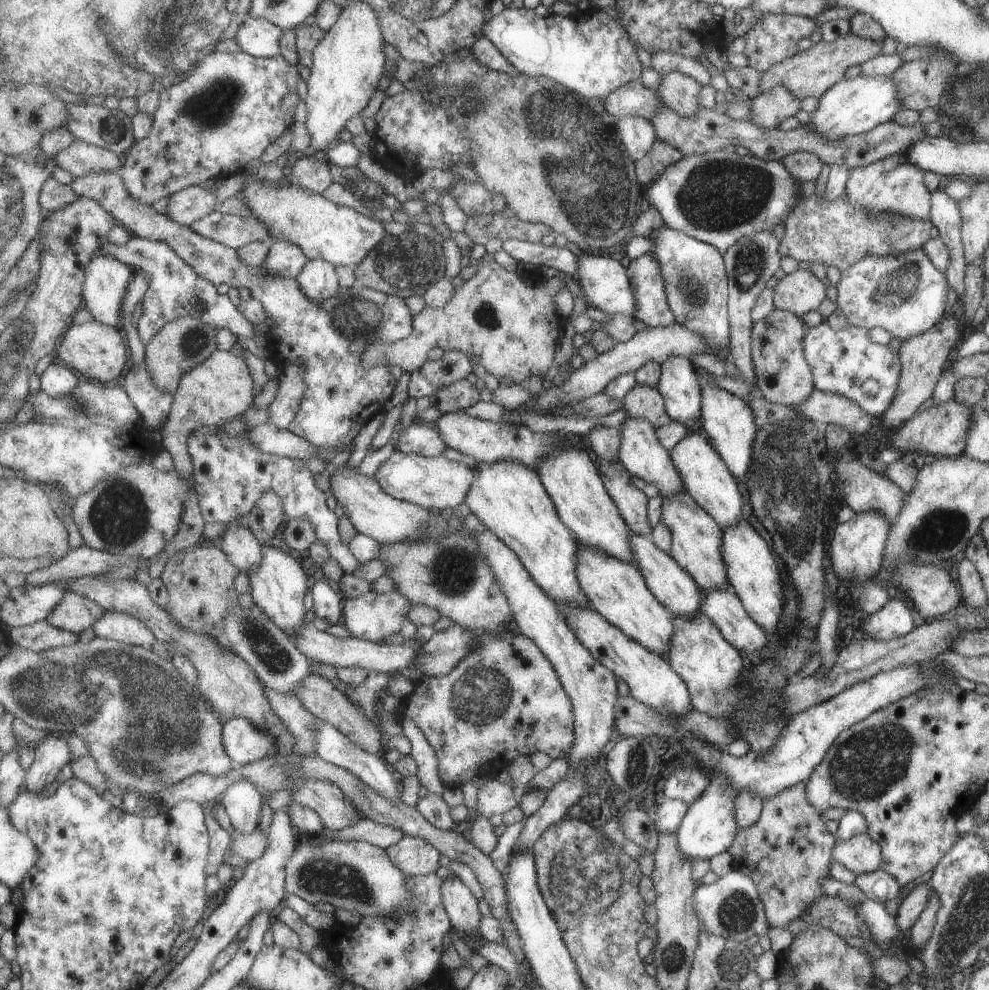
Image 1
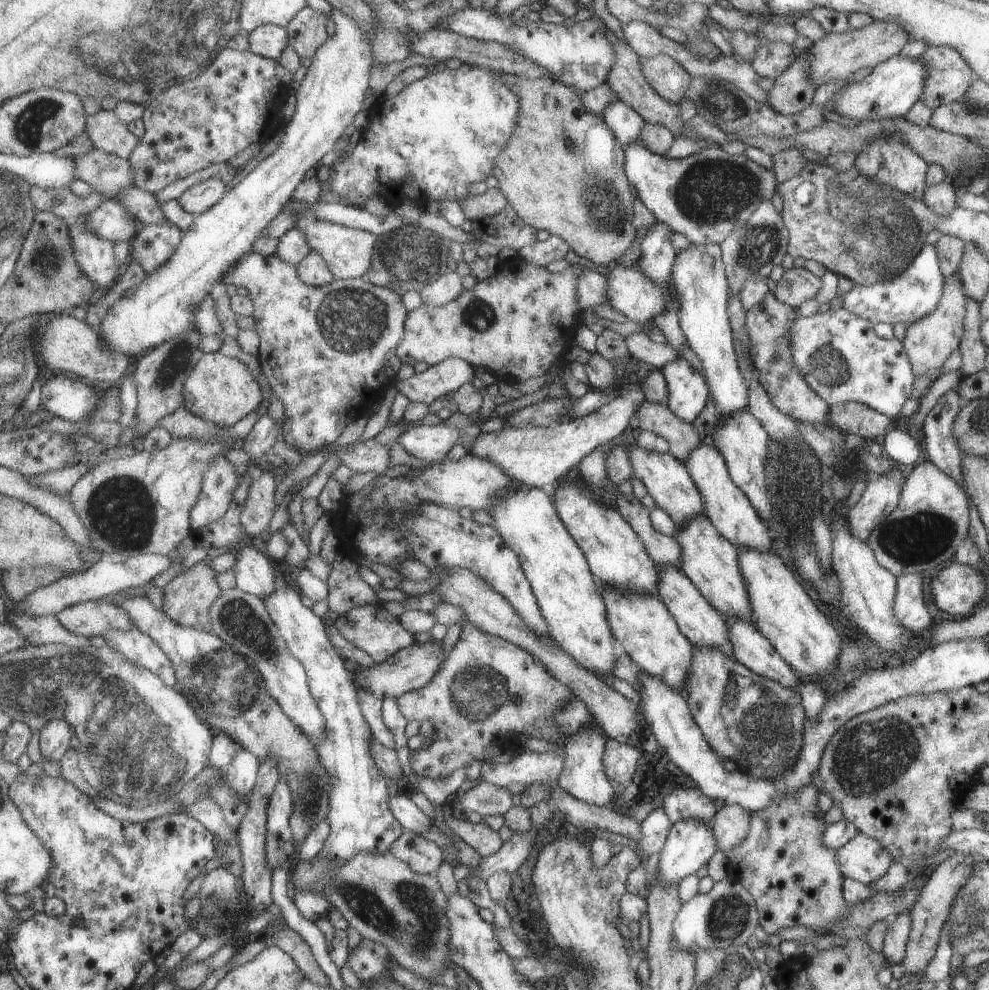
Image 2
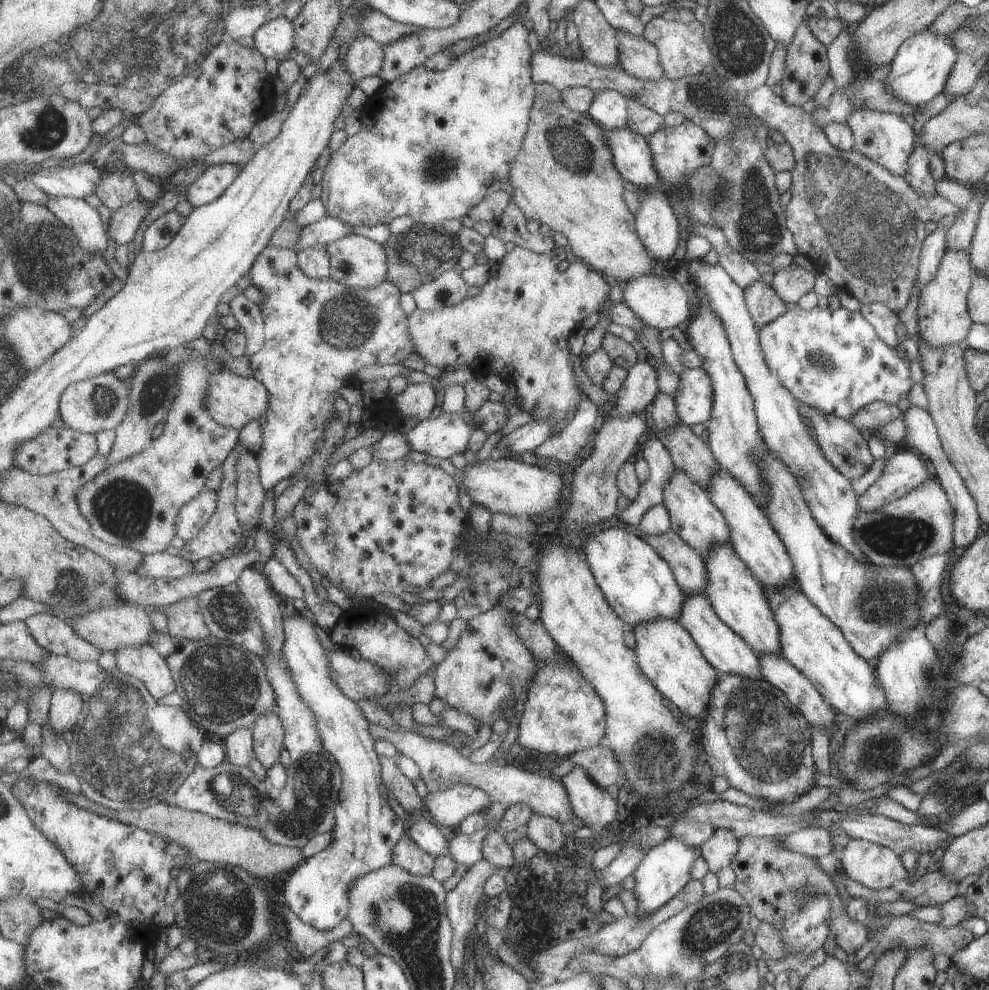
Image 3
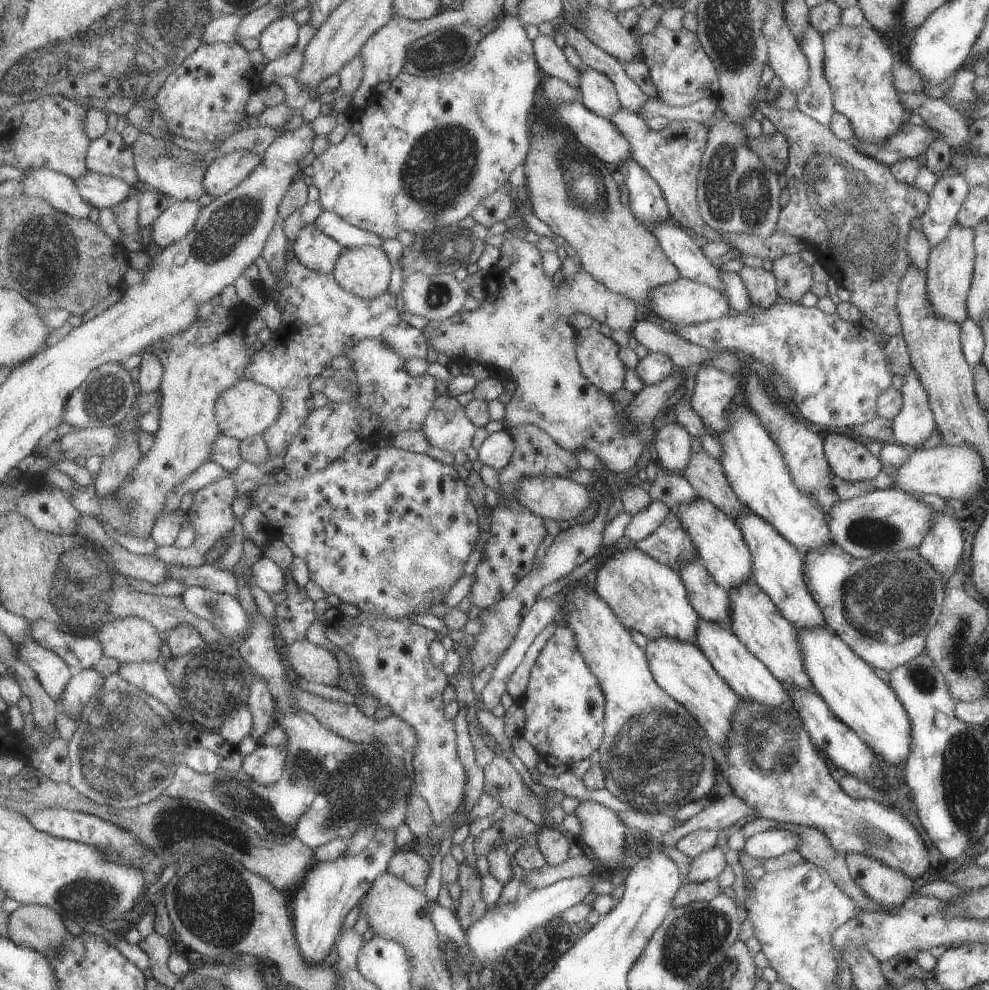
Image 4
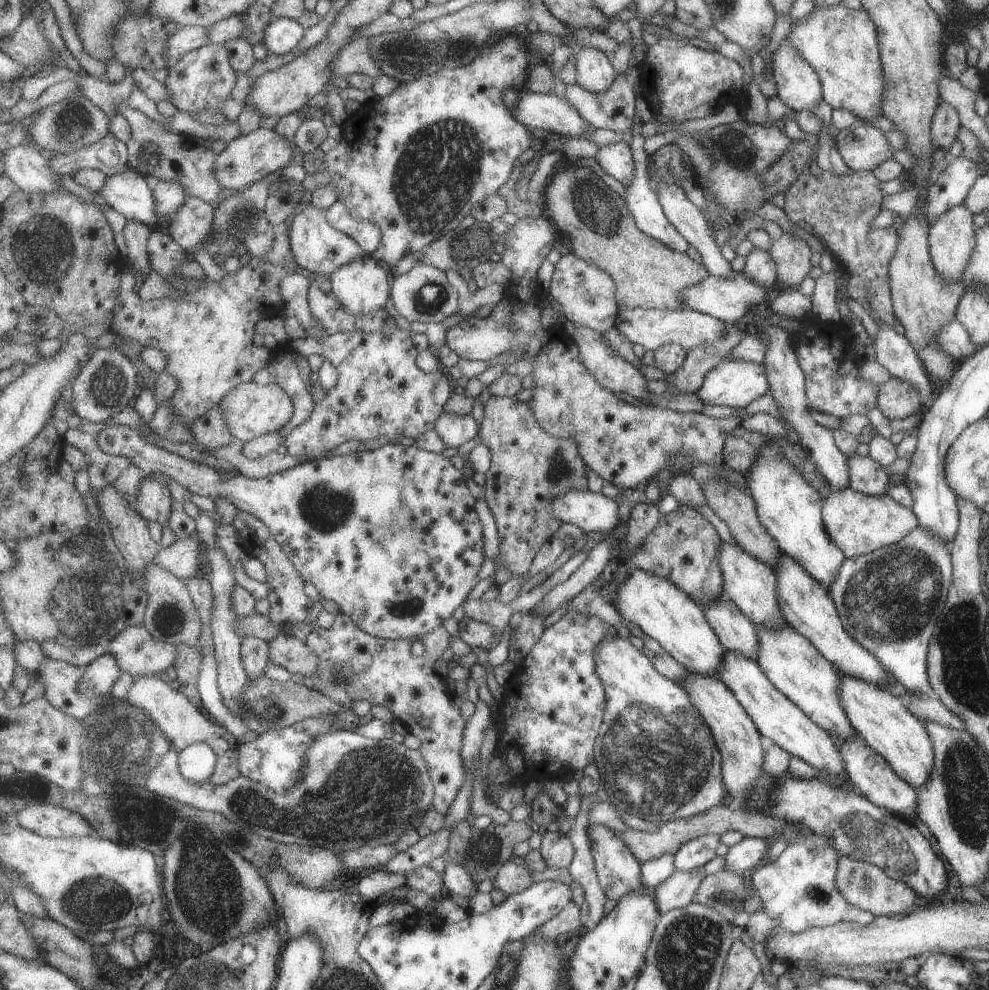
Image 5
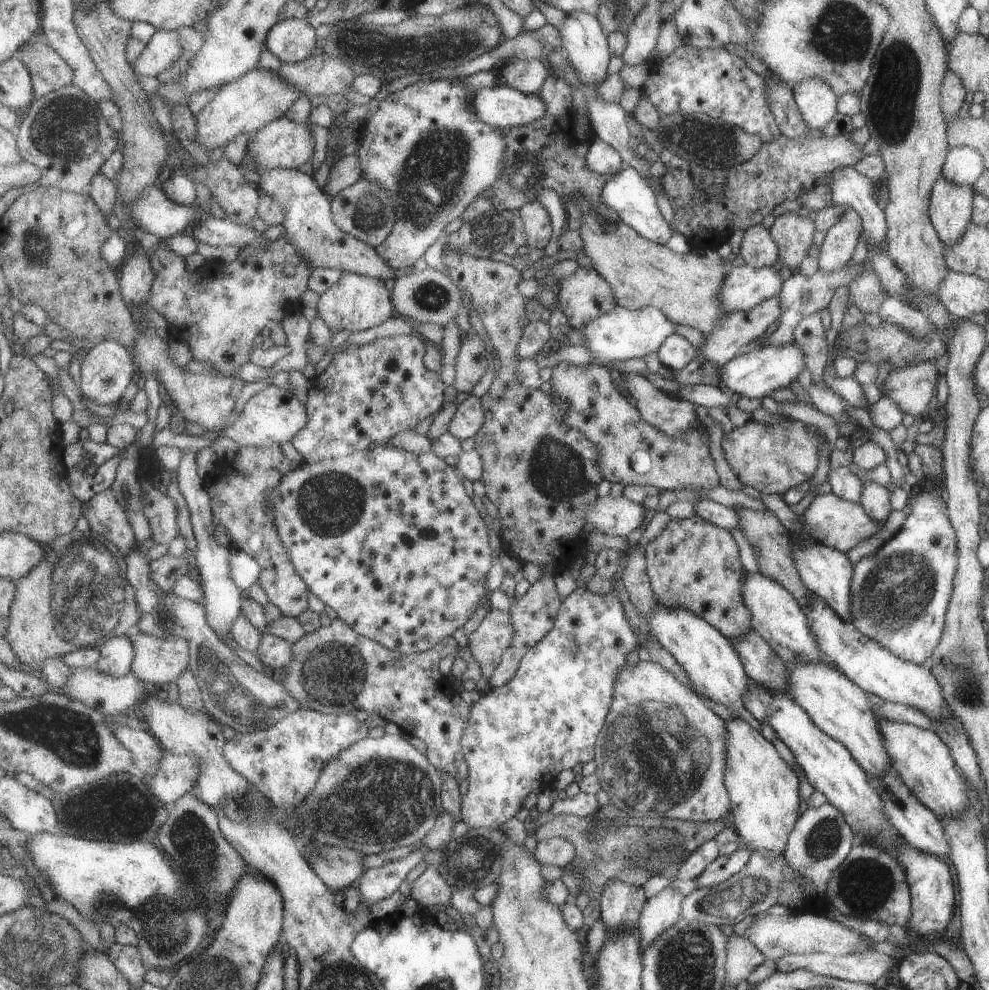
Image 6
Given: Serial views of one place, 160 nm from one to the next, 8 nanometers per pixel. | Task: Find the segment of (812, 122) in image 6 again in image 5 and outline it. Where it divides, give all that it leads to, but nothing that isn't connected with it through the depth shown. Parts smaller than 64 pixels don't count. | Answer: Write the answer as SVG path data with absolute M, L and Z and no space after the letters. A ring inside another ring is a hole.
M782 41L773 56L777 96L782 103L798 112L814 112L820 100L824 100L817 71L788 42Z

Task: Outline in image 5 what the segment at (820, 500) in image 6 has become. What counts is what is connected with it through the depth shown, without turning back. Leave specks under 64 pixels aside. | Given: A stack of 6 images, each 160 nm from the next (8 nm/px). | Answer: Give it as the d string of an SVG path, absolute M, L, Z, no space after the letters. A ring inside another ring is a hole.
M849 486L824 498L822 522L830 538L845 554L845 558L861 557L880 548L894 545L918 526L920 520L910 508L905 508L886 496L866 496Z

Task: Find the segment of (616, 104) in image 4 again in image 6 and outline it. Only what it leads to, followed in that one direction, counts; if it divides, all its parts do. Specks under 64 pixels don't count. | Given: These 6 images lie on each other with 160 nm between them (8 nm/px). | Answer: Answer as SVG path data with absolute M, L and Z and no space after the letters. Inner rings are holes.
M576 9L565 15L562 24L557 28L563 42L563 50L581 81L589 87L597 87L608 76L606 70L610 58L613 57L608 49L604 28L593 14Z

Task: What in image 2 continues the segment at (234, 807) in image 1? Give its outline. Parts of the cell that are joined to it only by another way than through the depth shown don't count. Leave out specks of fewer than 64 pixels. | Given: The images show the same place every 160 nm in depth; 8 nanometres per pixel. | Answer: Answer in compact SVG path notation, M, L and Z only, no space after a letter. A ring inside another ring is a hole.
M242 748L232 765L228 767L226 779L230 786L240 794L240 798L251 798L255 792L261 770L262 760L246 748Z

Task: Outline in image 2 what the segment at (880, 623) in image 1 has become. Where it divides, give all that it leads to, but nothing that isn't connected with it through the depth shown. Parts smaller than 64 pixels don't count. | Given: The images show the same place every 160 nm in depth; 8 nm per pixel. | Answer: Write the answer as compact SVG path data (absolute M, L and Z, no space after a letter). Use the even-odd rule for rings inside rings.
M908 572L897 577L897 596L894 598L896 622L916 634L933 624L923 598L923 581L920 572Z

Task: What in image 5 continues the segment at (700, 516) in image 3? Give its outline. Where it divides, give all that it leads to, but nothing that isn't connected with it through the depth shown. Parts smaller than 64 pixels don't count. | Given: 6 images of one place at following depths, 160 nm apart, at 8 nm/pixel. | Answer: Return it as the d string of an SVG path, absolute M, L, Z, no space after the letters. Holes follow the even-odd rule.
M723 542L720 548L723 548L718 558L722 574L725 575L724 596L731 599L738 606L738 610L754 625L778 628L787 624L778 604L778 578L771 566L762 562L760 558L750 556L737 543Z

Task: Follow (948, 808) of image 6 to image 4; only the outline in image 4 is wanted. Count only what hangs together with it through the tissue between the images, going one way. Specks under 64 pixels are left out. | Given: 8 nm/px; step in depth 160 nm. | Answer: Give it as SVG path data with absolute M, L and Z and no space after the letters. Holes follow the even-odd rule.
M814 626L814 628L800 628L797 630L798 638L802 644L802 658L805 659L805 668L808 672L810 680L816 688L817 694L828 704L828 707L839 720L842 720L851 730L854 730L862 741L869 745L877 756L882 760L890 762L892 766L900 766L904 764L904 772L906 764L910 762L910 752L912 752L912 722L910 716L906 712L906 708L902 706L902 702L898 696L894 694L894 690L876 676L875 668L864 662L850 646L842 642L841 638L826 626Z

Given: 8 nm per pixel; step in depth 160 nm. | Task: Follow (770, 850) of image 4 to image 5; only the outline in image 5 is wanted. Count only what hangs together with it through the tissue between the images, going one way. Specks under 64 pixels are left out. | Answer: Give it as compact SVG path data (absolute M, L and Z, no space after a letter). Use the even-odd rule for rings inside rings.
M744 837L732 846L726 856L724 871L746 871L754 869L770 846L762 838Z

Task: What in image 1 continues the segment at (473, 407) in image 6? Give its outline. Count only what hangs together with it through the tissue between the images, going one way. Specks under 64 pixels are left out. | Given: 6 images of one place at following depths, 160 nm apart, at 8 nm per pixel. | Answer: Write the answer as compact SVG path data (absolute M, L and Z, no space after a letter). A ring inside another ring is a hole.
M414 423L408 427L397 445L397 451L432 458L444 454L447 448L448 442L444 440L444 434L436 427L430 428L424 423Z

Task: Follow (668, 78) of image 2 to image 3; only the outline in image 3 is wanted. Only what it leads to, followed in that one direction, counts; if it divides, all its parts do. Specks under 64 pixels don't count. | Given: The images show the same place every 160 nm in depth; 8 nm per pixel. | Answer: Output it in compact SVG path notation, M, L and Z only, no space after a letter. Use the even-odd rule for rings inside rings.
M615 31L618 39L618 62L623 71L641 80L661 80L664 72L658 62L658 50L642 36Z

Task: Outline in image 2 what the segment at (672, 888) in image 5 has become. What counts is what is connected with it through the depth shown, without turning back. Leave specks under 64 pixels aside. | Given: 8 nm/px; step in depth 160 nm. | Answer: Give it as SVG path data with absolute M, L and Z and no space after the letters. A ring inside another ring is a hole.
M720 804L711 824L717 850L728 852L748 837L750 816L751 812L744 810L738 804Z

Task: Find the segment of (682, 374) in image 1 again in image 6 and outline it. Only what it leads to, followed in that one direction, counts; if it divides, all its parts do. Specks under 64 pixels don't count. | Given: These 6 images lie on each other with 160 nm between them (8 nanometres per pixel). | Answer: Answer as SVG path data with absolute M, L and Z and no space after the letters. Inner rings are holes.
M796 342L786 347L762 347L748 353L740 352L732 361L721 366L718 387L720 390L723 387L730 397L738 394L740 397L762 399L773 390L789 386L792 381L796 381L805 366L804 352Z

